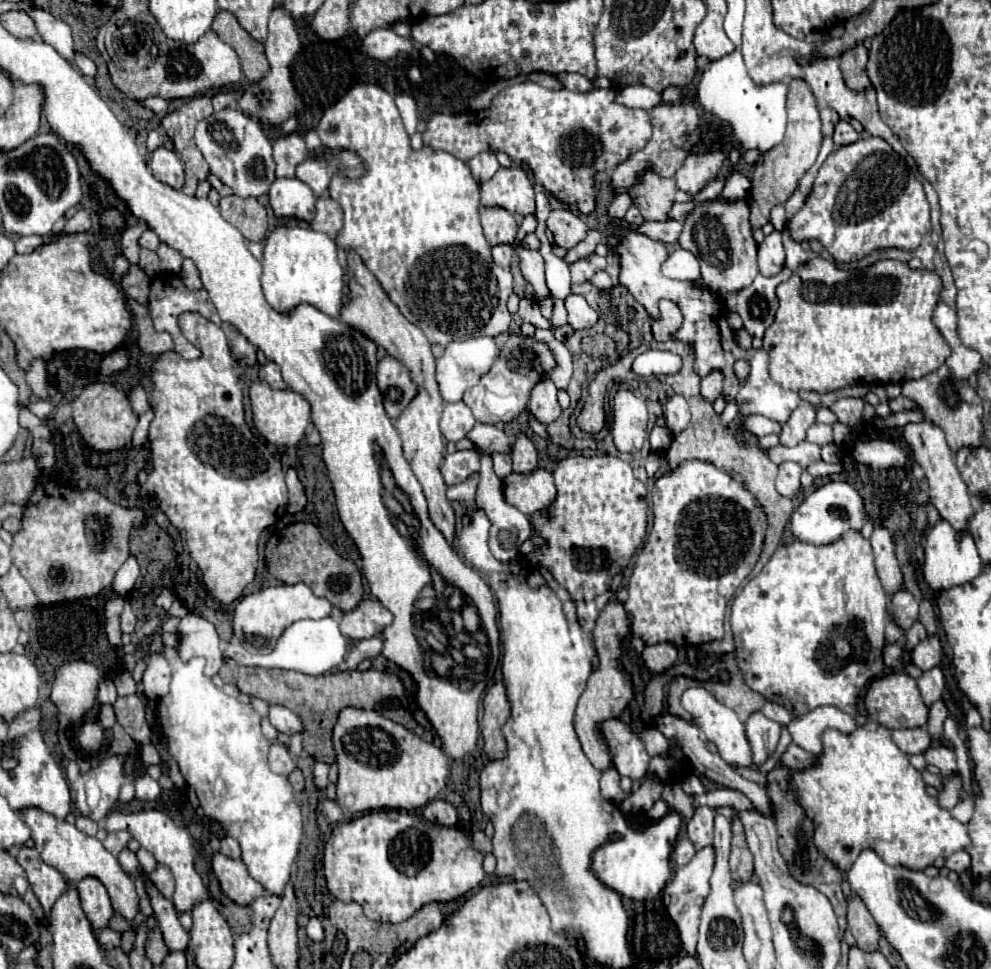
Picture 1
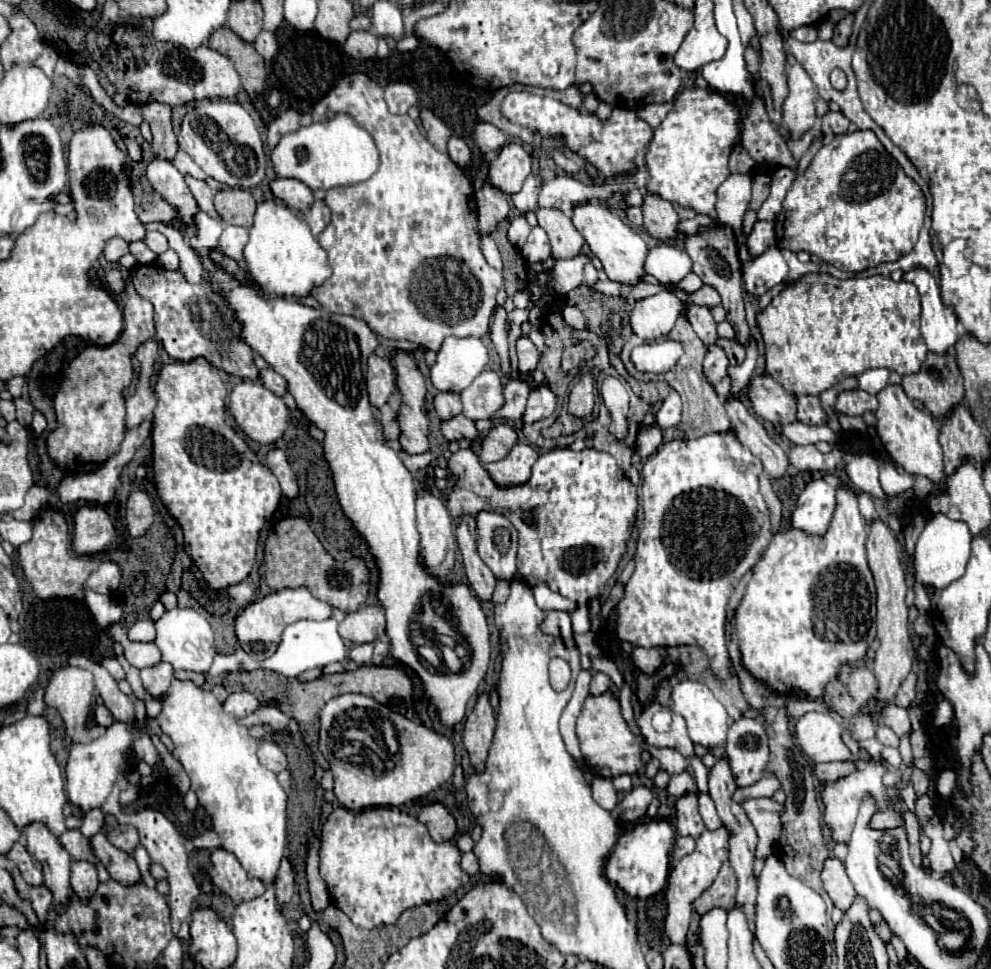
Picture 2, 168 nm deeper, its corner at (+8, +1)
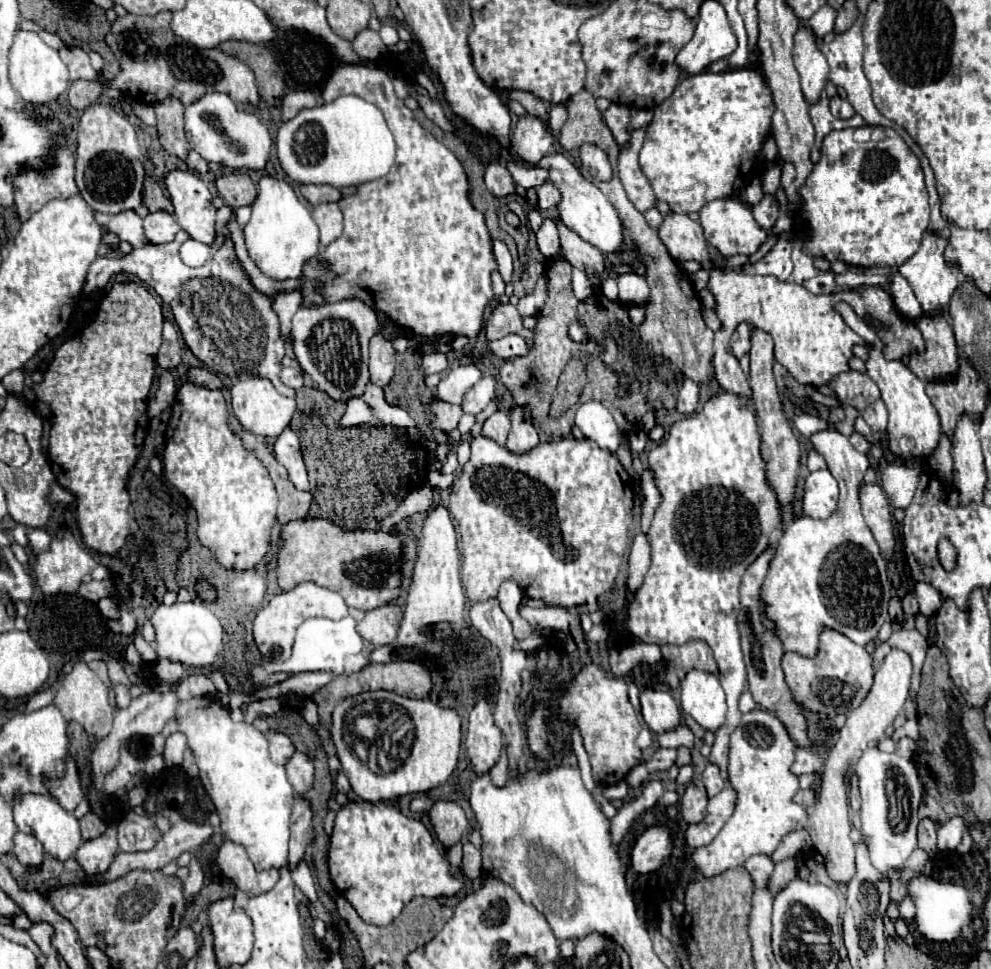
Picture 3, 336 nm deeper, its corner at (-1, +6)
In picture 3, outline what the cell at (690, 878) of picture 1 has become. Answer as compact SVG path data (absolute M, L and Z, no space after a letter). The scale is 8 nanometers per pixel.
M761 708L743 714L741 724L731 734L729 752L729 784L737 790L735 812L709 846L693 852L693 862L705 878L741 866L753 854L771 854L787 832L805 826L805 808L791 800L799 790L797 776L789 770L793 758L795 744L775 714Z

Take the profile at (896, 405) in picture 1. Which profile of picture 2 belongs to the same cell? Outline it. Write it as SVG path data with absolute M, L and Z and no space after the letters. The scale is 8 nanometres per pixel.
M850 389L850 391L840 391L836 397L836 411L846 413L846 415L862 415L866 411L876 411L878 401L874 395L862 391L862 389Z

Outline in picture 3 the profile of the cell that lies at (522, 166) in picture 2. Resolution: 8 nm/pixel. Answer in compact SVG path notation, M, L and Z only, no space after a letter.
M533 116L519 118L517 128L513 130L511 148L523 162L537 164L545 154L549 154L551 146L553 146L553 136L545 124L541 124Z

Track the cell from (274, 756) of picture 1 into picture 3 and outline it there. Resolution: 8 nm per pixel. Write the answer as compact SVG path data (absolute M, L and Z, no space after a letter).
M275 732L269 734L269 754L275 764L287 764L287 760L295 754L295 746L285 734Z

